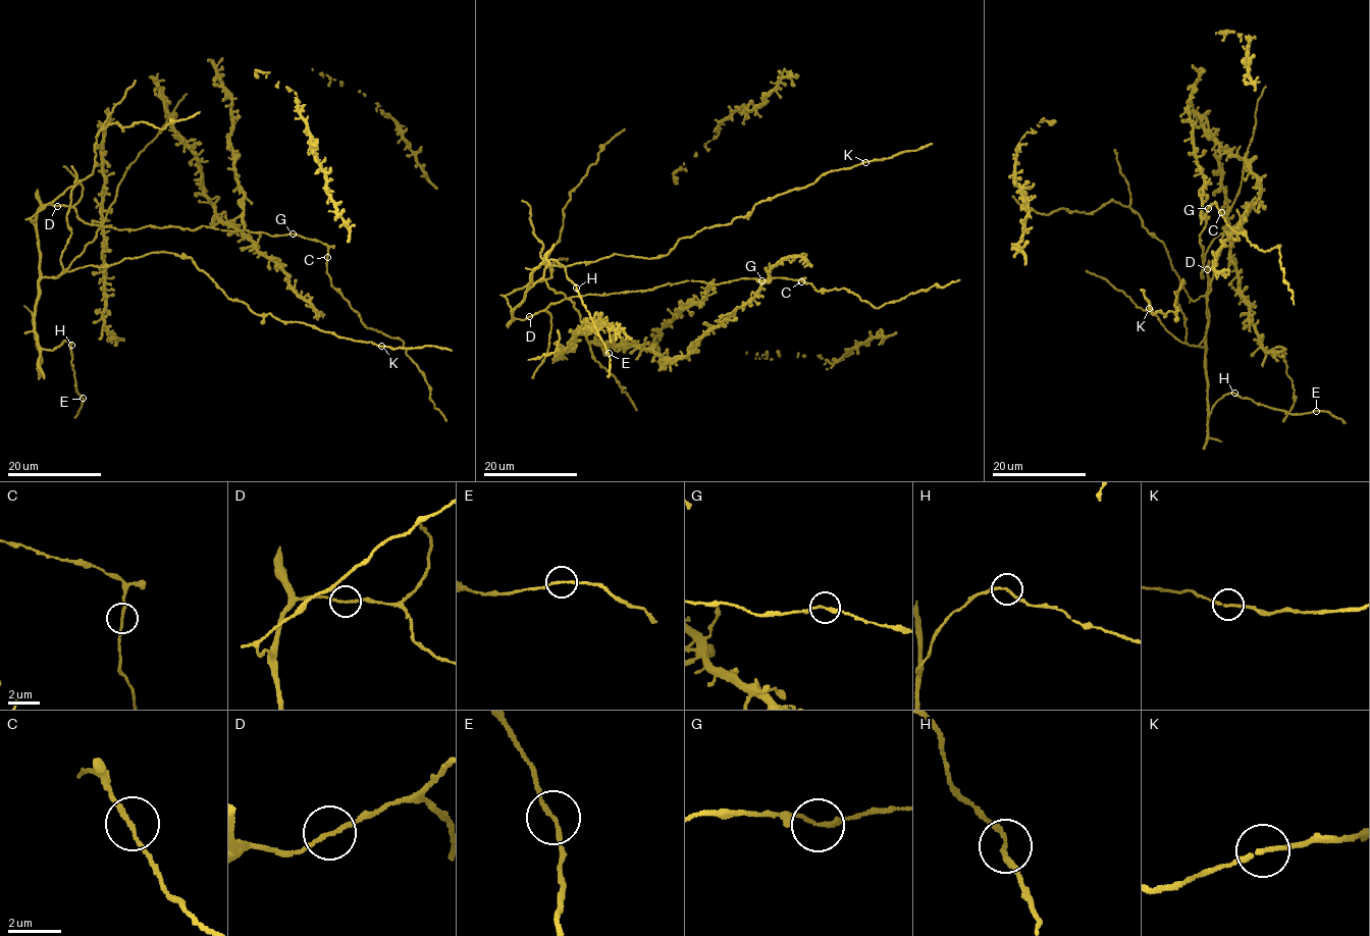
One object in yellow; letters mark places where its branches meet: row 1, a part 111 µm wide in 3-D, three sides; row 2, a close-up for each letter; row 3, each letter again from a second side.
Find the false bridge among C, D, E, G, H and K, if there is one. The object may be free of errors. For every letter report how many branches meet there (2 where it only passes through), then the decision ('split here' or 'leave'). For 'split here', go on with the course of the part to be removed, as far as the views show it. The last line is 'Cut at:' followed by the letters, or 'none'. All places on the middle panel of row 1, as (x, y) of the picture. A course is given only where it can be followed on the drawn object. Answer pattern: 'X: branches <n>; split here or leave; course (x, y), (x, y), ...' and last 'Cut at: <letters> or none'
C: branches 2; leave
D: branches 2; leave
E: branches 2; leave
G: branches 2; leave
H: branches 2; leave
K: branches 2; leave
Cut at: none

